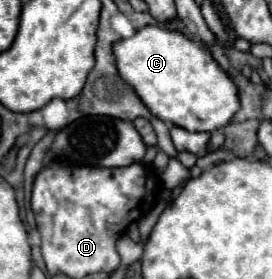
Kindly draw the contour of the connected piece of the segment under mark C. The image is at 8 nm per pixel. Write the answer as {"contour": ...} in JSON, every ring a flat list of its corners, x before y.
{"contour":[[146,25,132,37,112,45,118,75,134,89,148,111,188,131,216,131,226,127,240,109,234,81,218,67,208,51,178,31]]}

